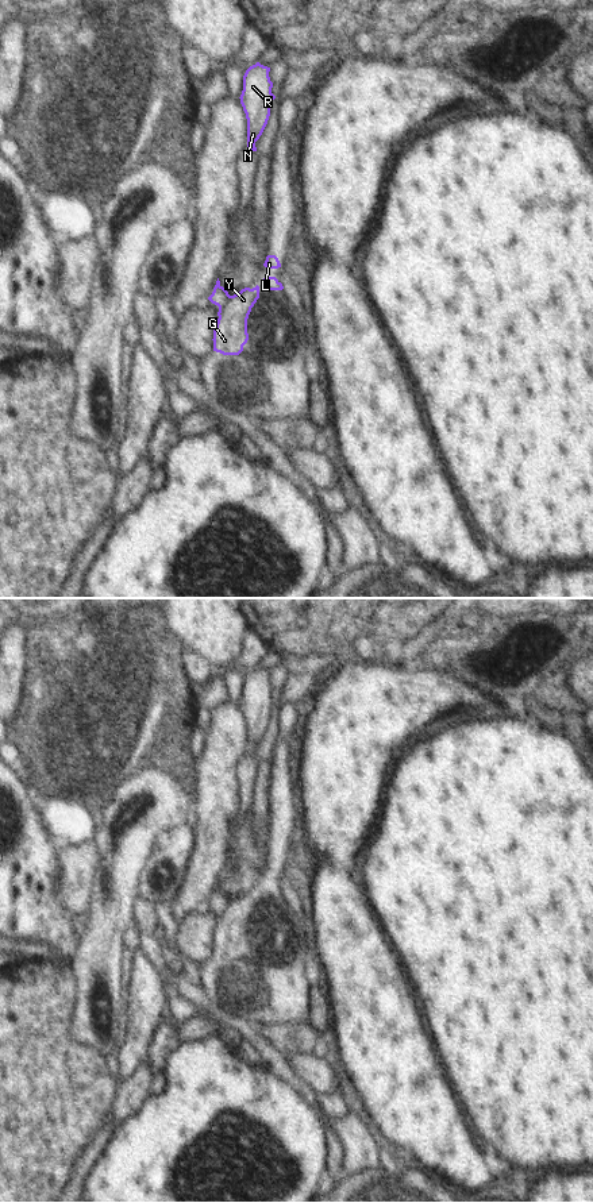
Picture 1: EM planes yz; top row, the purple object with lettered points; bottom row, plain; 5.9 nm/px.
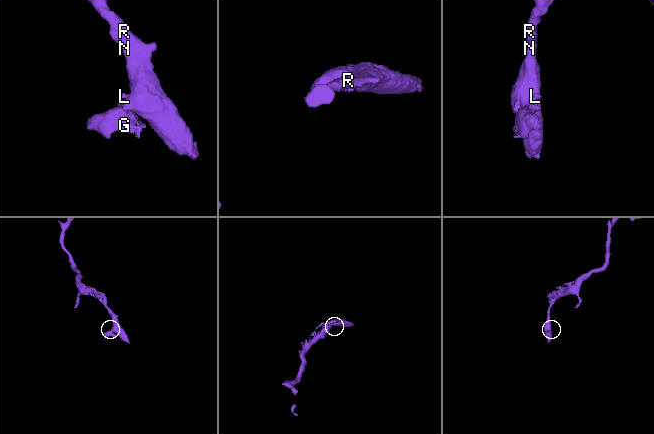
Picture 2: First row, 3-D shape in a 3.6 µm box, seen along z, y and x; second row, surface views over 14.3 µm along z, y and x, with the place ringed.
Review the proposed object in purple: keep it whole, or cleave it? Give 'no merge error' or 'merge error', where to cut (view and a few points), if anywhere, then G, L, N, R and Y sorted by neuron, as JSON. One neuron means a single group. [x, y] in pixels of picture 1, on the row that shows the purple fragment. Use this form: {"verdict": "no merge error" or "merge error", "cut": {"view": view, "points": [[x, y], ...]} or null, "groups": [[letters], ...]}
{"verdict": "merge error", "cut": {"view": "yz", "points": [[230, 296], [219, 308]]}, "groups": [["G", "L", "Y"], ["N", "R"]]}

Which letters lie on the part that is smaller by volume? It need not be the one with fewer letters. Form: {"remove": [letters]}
{"remove": ["G", "L", "Y"]}

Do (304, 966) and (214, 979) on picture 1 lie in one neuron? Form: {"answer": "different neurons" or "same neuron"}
{"answer": "same neuron"}

